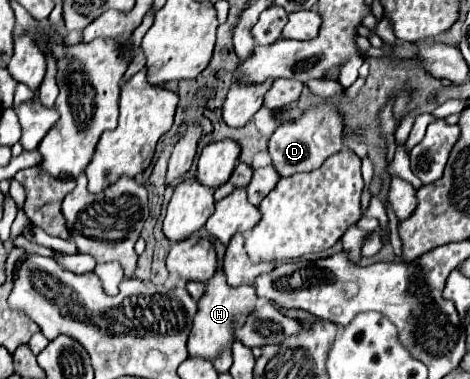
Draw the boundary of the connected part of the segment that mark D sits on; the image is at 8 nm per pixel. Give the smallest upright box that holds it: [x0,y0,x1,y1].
[270,104,342,176]

